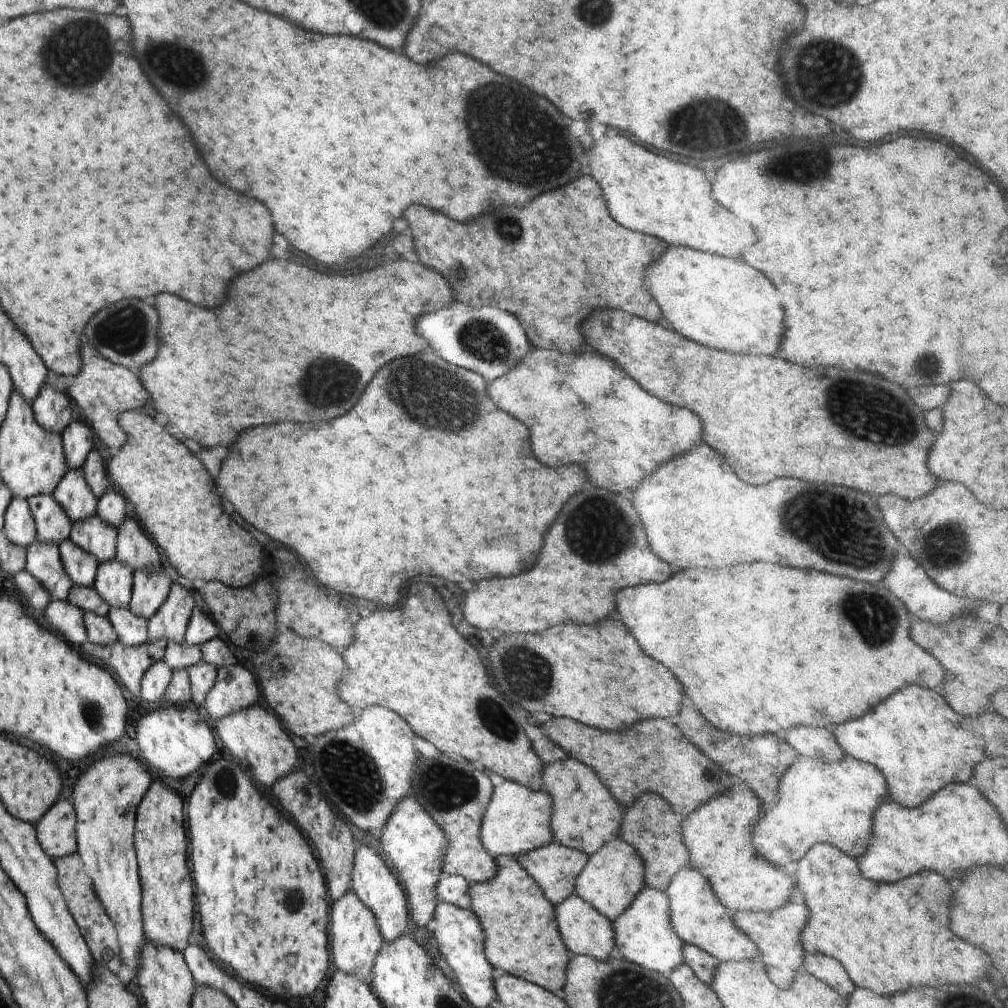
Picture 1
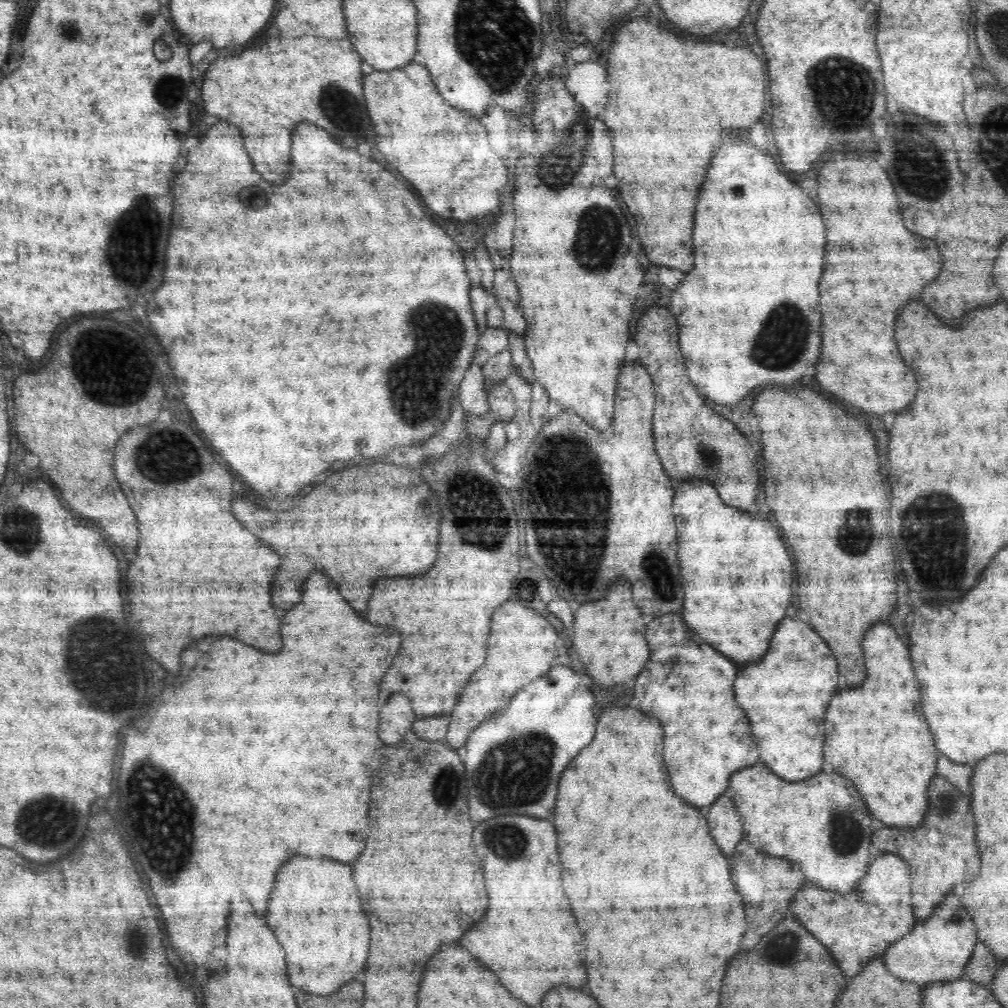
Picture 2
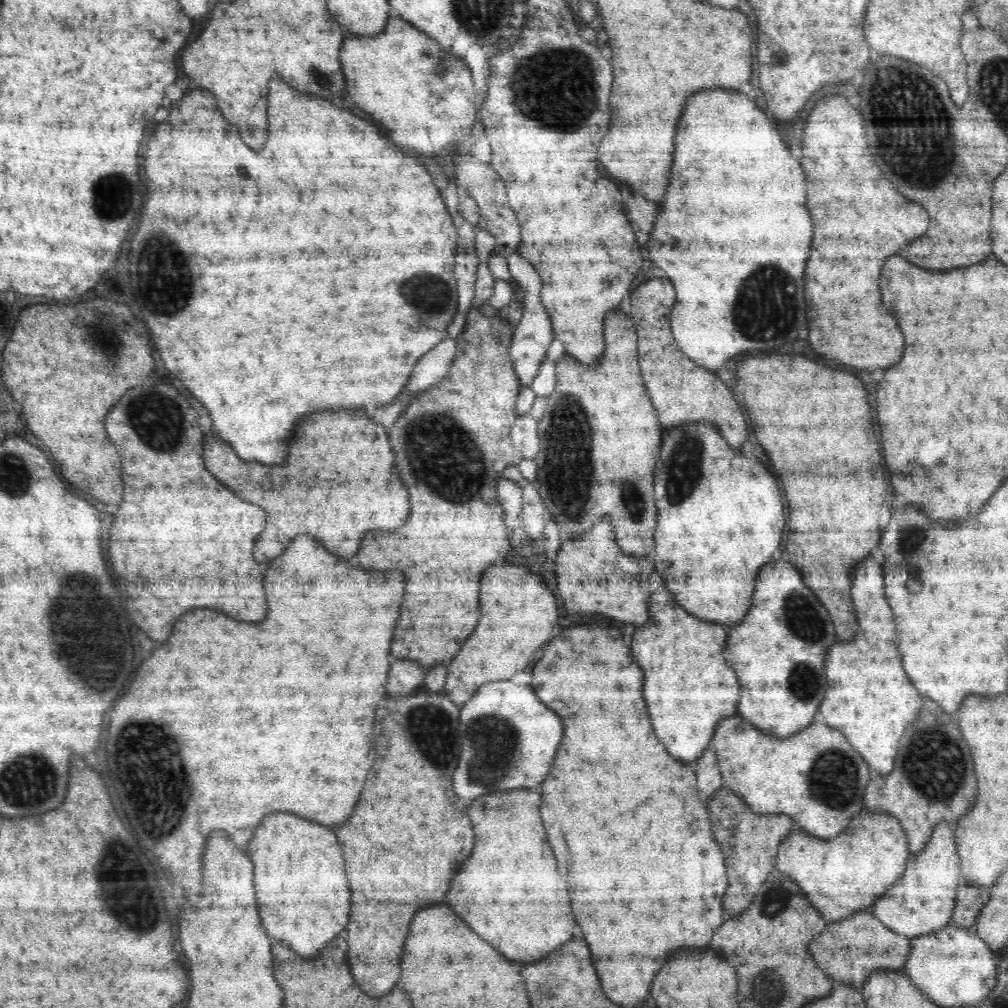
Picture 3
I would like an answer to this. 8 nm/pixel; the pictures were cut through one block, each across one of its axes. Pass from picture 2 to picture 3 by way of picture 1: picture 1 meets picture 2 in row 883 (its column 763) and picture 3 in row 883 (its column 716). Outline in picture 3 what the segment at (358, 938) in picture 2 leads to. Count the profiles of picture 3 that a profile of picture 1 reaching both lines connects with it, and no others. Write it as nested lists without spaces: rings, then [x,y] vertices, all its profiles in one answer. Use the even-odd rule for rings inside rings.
[[[276,812],[262,820],[256,836],[250,842],[250,858],[254,862],[254,882],[256,898],[260,906],[260,916],[266,932],[290,946],[296,954],[304,958],[314,958],[334,940],[340,932],[348,928],[350,918],[350,886],[344,872],[344,860],[336,836],[330,828],[304,820],[296,814]]]

